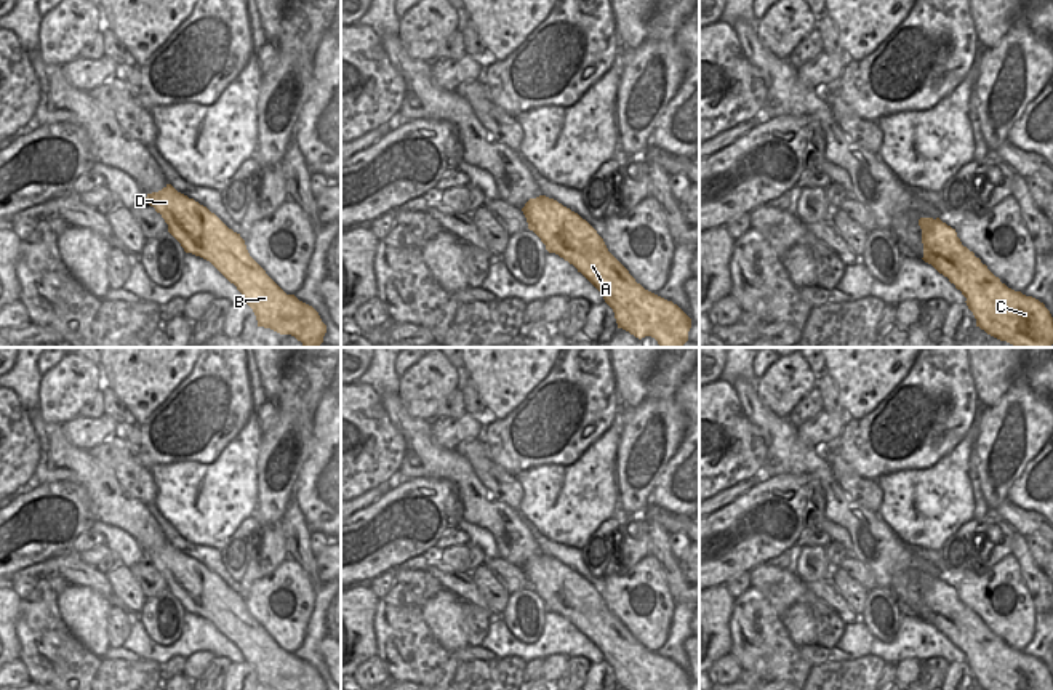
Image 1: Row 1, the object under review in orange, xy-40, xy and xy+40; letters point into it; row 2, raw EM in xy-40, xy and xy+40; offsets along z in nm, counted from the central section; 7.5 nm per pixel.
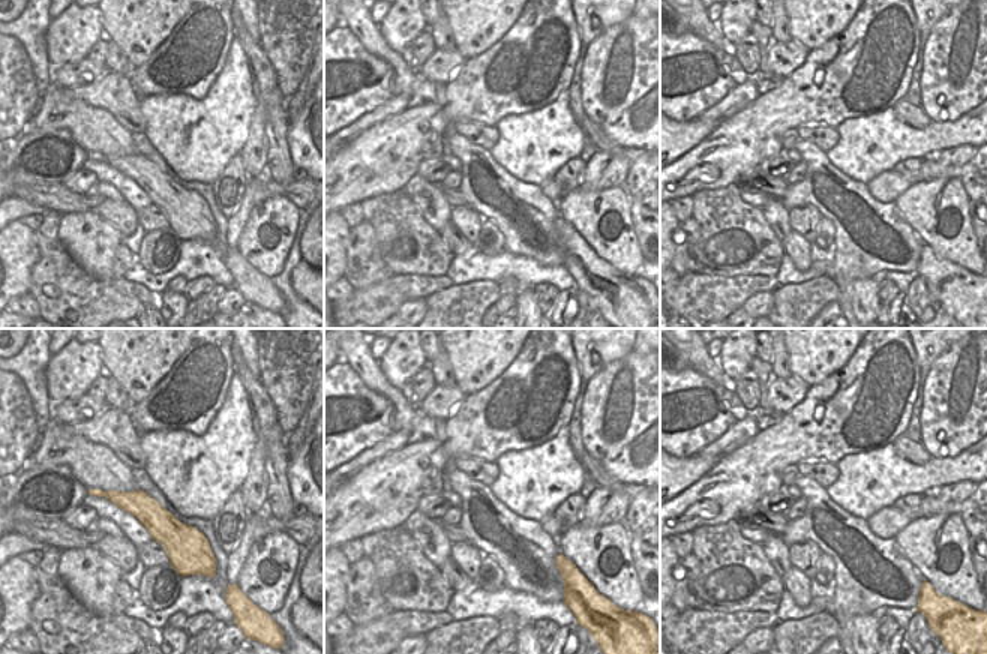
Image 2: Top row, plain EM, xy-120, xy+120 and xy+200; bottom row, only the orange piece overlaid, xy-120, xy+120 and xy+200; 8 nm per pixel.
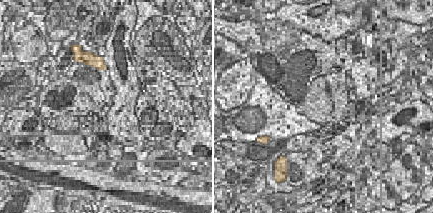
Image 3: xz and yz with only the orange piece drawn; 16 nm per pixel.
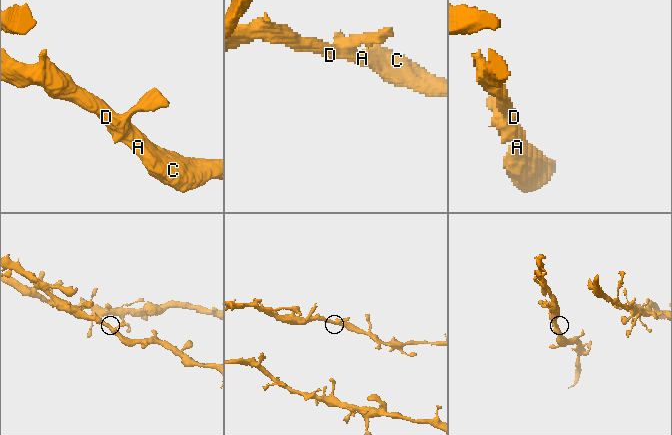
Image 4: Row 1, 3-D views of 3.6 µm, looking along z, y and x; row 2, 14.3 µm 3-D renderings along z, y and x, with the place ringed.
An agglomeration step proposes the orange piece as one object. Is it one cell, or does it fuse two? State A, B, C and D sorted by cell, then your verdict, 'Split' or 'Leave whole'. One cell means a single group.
Groups: A B C D. Leave whole.

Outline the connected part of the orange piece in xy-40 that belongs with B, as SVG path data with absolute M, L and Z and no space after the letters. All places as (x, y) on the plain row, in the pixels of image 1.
M171 543L147 552L146 560L162 573L168 591L186 612L210 620L242 652L253 668L258 685L274 690L326 690L318 671L286 653L250 615L240 592L214 572Z

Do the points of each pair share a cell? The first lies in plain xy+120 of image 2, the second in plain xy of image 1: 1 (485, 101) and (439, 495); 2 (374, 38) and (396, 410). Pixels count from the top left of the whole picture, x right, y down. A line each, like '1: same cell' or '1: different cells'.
1: same cell
2: same cell

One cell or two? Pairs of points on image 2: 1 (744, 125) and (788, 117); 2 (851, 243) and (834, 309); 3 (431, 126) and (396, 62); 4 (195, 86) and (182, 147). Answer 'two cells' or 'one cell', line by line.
1: one cell
2: two cells
3: two cells
4: two cells

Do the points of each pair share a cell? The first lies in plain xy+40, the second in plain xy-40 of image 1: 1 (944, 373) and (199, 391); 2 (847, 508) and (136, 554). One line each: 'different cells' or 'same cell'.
1: same cell
2: different cells

